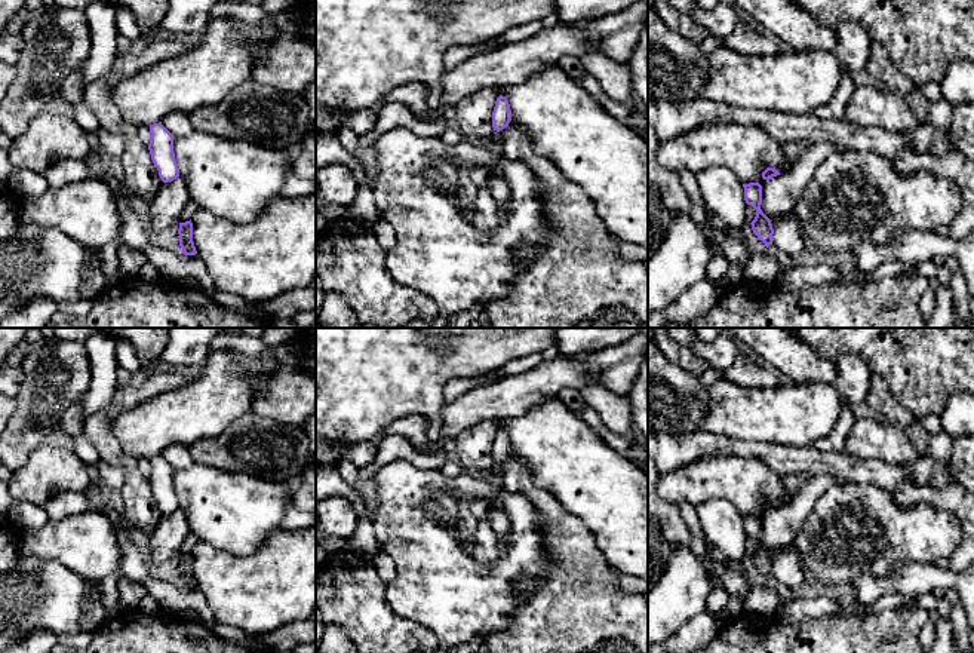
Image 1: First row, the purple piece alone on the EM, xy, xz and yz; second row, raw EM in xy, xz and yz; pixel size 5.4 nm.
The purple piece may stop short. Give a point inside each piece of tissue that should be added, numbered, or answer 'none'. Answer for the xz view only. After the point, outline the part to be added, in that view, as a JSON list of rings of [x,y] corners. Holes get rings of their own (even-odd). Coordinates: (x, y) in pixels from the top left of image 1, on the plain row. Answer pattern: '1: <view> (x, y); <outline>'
none

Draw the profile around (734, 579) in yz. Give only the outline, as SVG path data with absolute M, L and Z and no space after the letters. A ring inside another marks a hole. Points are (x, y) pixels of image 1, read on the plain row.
M723 557L720 564L723 567L723 576L719 583L728 591L729 595L726 610L723 611L723 622L728 622L746 611L744 598L749 592L747 577L738 562L729 561Z

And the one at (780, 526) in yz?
M826 475L811 478L796 497L769 511L762 519L762 545L772 554L780 546L793 543L802 522L814 509L818 499L839 482L841 481Z

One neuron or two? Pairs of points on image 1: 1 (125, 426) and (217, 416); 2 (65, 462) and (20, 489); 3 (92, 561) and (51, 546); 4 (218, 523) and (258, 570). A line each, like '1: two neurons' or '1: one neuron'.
1: one neuron
2: one neuron
3: one neuron
4: two neurons

